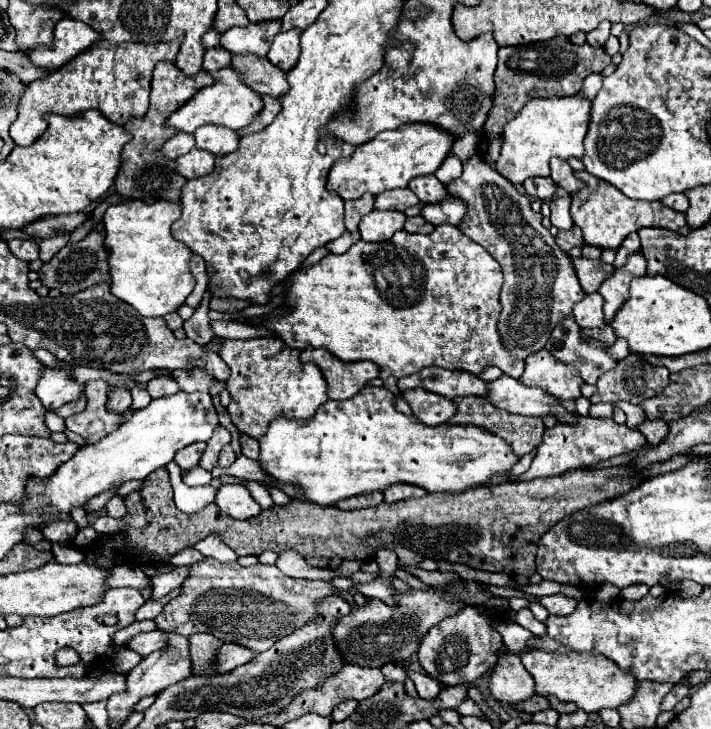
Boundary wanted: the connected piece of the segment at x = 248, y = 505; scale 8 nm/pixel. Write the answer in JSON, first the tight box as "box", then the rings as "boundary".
{"box":[214,485,262,519],"boundary":[[[222,485],[214,503],[234,519],[252,519],[262,511],[244,485]]]}

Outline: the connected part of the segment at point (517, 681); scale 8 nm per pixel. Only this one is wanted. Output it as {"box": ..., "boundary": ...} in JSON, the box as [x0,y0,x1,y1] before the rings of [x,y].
{"box":[490,653,534,705],"boundary":[[[502,653],[498,655],[498,665],[490,677],[490,691],[494,699],[518,705],[534,695],[532,675],[524,669],[520,657]]]}

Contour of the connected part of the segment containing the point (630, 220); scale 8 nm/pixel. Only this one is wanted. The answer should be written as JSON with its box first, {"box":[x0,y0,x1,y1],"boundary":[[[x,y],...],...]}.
{"box":[572,171,690,251],"boundary":[[[576,171],[576,177],[582,179],[586,183],[586,187],[572,195],[572,219],[582,229],[586,245],[616,251],[632,231],[638,231],[642,227],[662,227],[662,229],[670,229],[676,233],[690,231],[690,227],[686,223],[686,213],[668,209],[660,201],[648,203],[648,201],[630,199],[614,185],[608,185],[606,181],[600,181],[598,177],[594,177],[586,171]]]}

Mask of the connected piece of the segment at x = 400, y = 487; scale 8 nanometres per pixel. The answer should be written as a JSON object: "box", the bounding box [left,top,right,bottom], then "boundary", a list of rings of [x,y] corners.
{"box":[384,483,426,503],"boundary":[[[398,483],[398,485],[392,485],[384,491],[384,501],[386,503],[396,503],[396,501],[402,501],[402,499],[412,499],[412,497],[424,497],[426,491],[422,487],[414,487],[414,485],[404,485],[404,483]]]}

